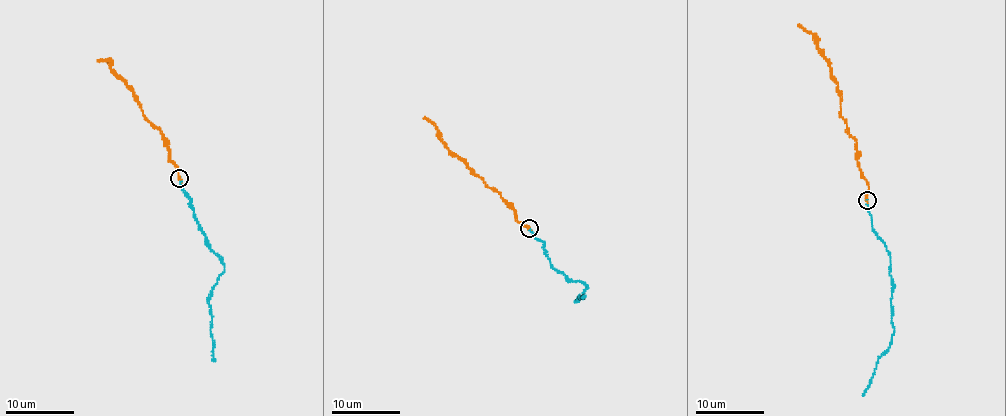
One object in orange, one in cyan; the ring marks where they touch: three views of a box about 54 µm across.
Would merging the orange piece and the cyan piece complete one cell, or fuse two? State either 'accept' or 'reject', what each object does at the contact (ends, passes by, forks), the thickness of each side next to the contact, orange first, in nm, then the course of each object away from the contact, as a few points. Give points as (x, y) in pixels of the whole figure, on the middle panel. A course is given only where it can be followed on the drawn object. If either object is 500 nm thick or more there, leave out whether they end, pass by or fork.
accept; orange ends there; cyan ends there; 240 nm thick on the orange side, 120 nm on the other; orange runs (529, 229), (521, 224), (504, 200), (423, 118); cyan runs (529, 228), (543, 242), (555, 270), (568, 281), (587, 285), (576, 302), (579, 295), (585, 296)

